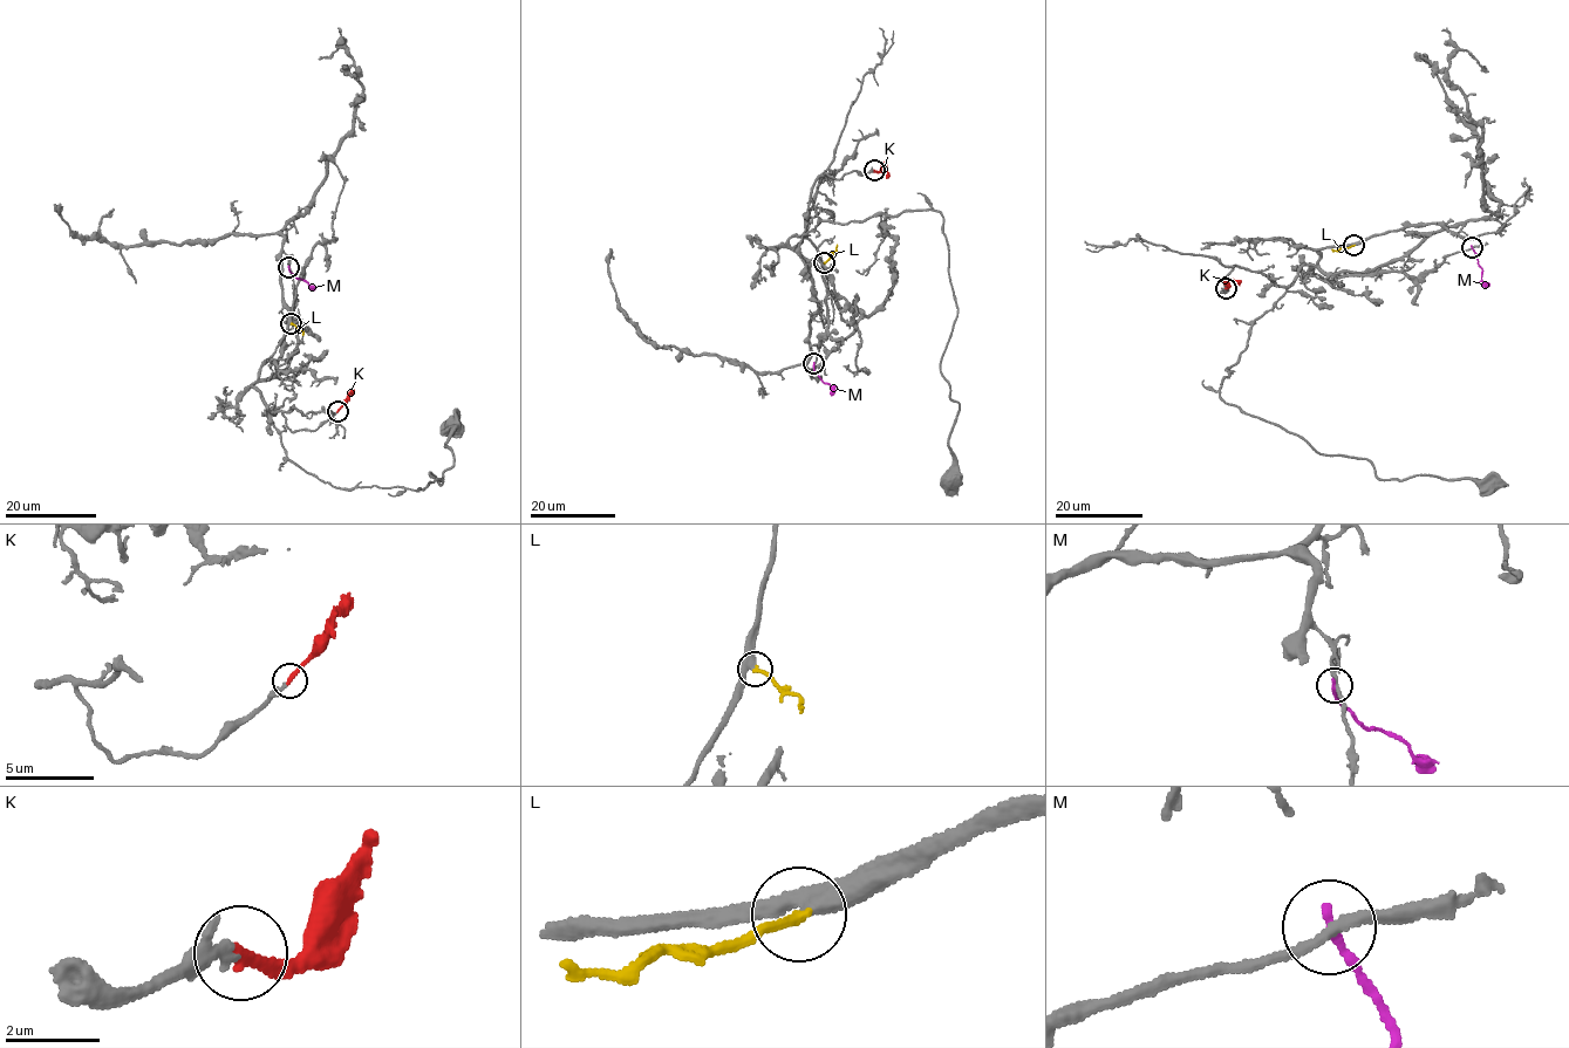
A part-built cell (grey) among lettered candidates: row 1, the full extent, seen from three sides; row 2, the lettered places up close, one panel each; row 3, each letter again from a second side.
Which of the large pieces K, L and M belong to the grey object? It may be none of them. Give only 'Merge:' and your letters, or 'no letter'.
Merge: K, L

